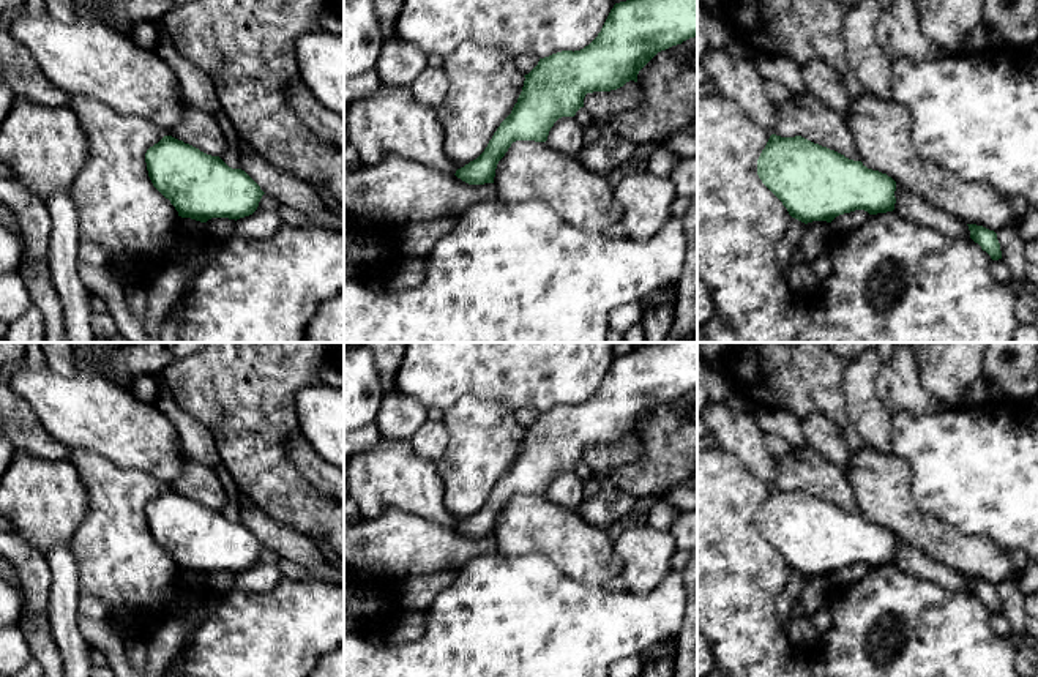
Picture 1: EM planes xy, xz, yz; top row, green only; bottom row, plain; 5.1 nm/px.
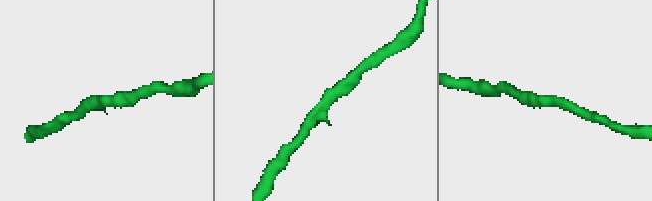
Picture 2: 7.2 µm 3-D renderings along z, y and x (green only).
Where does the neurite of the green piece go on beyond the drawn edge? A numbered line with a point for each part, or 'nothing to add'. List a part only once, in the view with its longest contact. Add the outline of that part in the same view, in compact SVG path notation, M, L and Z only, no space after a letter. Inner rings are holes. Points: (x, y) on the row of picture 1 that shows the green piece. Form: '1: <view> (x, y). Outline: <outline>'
nothing to add

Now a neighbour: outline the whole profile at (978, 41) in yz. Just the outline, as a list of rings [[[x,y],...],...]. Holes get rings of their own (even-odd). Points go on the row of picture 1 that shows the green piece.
[[[980,24],[972,30],[969,36],[969,41],[965,44],[965,54],[978,55],[989,50],[991,50],[991,44],[989,44],[988,27],[986,24]]]

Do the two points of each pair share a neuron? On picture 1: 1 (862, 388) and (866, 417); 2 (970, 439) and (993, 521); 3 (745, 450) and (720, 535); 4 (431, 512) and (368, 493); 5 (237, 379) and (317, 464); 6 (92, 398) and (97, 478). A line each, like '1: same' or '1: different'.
1: same
2: same
3: different
4: same
5: different
6: different

